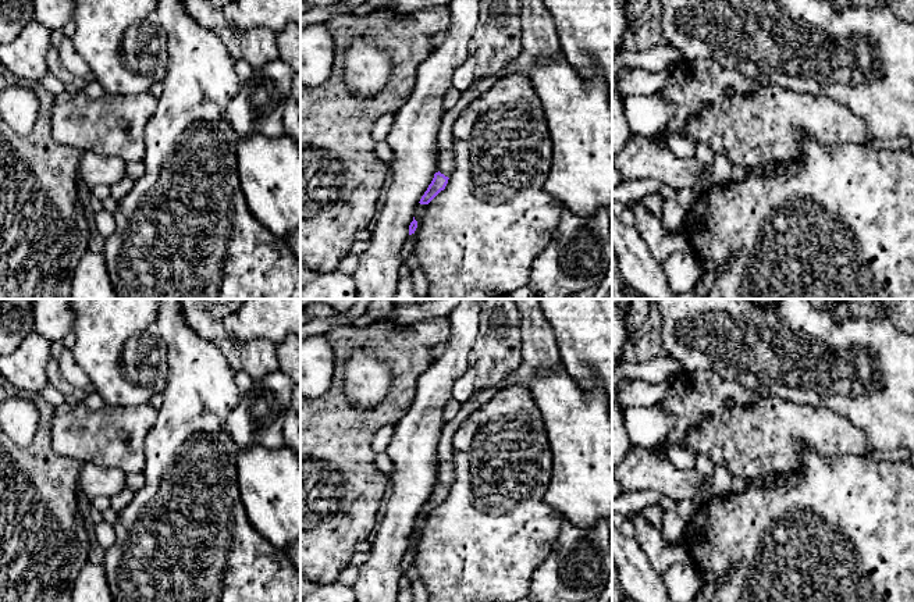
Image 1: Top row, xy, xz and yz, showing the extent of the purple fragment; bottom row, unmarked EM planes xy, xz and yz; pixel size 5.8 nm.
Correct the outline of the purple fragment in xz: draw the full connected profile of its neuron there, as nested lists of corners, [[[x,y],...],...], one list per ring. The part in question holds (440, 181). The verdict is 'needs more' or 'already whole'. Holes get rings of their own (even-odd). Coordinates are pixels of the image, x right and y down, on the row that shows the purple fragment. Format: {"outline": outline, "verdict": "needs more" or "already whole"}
{"outline": [[[543,0],[519,1],[522,6],[522,53],[499,74],[476,79],[469,89],[462,92],[458,103],[451,110],[444,111],[437,135],[440,149],[438,171],[434,174],[431,184],[422,196],[420,204],[428,204],[441,190],[444,190],[454,172],[452,127],[466,106],[490,89],[499,78],[513,74],[524,74],[529,76],[538,61],[558,60],[563,56],[554,18]]], "verdict": "needs more"}

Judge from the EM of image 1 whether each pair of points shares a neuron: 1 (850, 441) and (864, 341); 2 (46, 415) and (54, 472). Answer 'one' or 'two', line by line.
1: two
2: one

